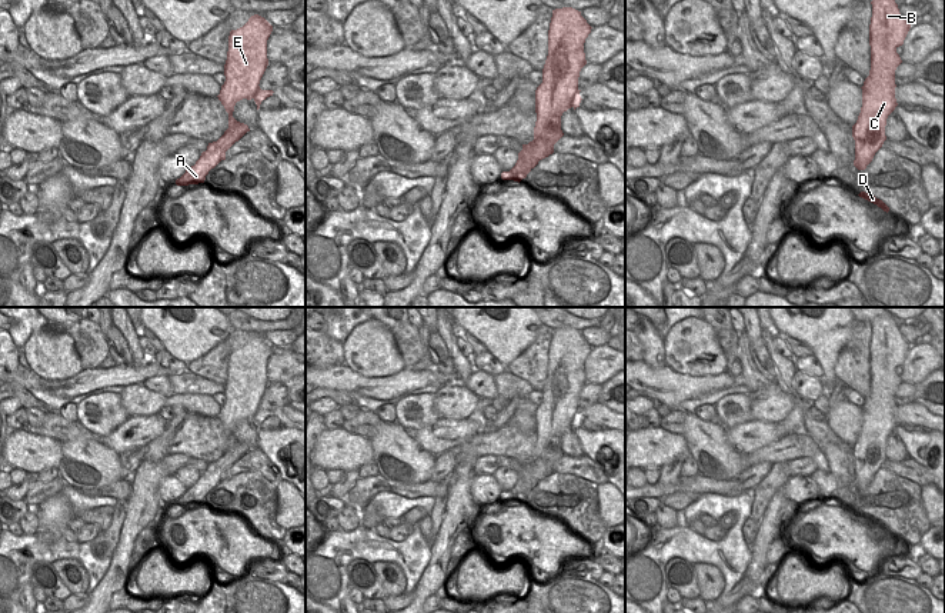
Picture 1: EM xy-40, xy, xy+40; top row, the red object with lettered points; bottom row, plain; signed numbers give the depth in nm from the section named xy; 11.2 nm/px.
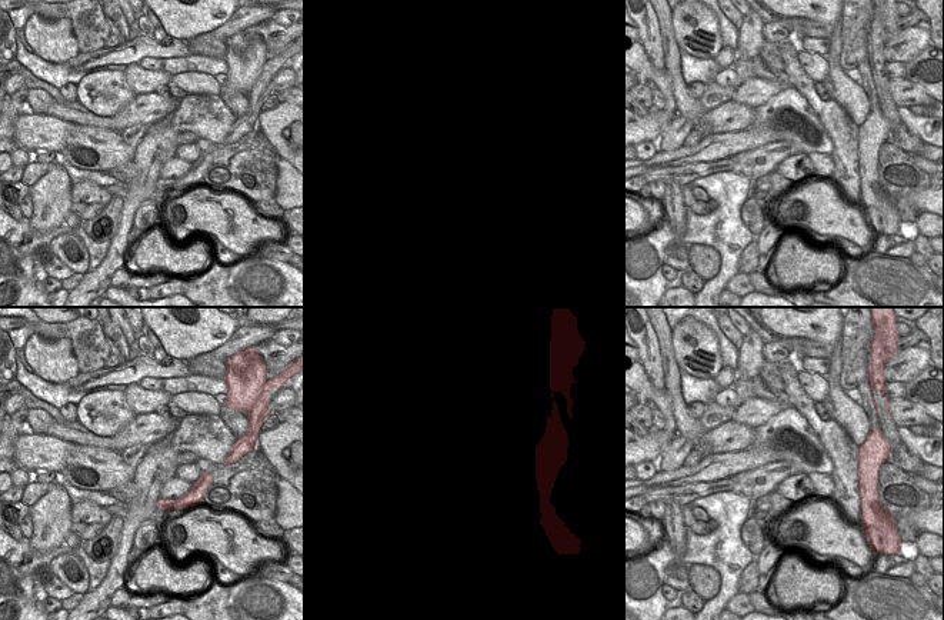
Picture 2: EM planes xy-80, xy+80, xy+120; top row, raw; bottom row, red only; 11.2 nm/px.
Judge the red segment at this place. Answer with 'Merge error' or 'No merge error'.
Merge error.

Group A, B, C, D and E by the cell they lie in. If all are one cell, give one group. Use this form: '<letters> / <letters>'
A / B C D E

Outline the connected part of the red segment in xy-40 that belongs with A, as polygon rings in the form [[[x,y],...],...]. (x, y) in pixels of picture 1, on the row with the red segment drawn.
[[[228,114],[228,129],[224,134],[213,143],[208,143],[207,150],[201,153],[194,166],[186,170],[186,173],[176,180],[177,186],[188,186],[204,183],[206,176],[221,160],[226,160],[226,151],[238,141],[247,131],[248,126],[237,121],[233,114]]]

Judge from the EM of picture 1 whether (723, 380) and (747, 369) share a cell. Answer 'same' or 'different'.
different

